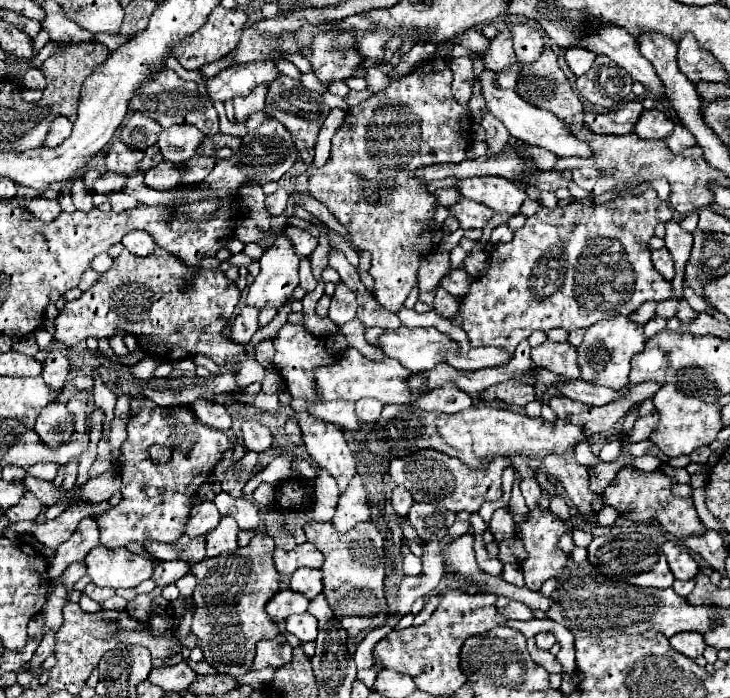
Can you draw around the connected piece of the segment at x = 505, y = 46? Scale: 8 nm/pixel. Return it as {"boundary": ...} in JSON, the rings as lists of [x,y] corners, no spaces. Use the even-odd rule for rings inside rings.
{"boundary":[[[503,30],[499,32],[493,40],[491,40],[491,50],[487,50],[487,54],[483,54],[483,64],[487,70],[503,70],[507,64],[517,62],[515,52],[513,52],[513,42],[511,42],[511,32]]]}

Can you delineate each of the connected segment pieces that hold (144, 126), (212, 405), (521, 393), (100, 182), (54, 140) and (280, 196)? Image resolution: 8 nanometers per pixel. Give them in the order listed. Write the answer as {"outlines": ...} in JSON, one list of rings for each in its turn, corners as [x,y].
{"outlines":[[[[131,114],[131,118],[127,118],[127,122],[123,124],[121,142],[133,150],[143,152],[147,146],[157,142],[161,130],[163,128],[153,118],[147,118],[145,114]]],[[[197,400],[191,404],[193,414],[199,418],[199,422],[203,422],[205,426],[217,428],[217,430],[229,430],[231,428],[231,414],[227,412],[227,408],[215,400]]],[[[501,382],[501,384],[489,386],[487,390],[483,390],[481,400],[485,400],[485,402],[503,400],[511,406],[525,408],[529,402],[535,400],[535,390],[533,390],[533,386],[527,386],[521,382]]],[[[111,170],[101,172],[101,176],[94,184],[94,192],[101,193],[111,187],[121,187],[125,183],[126,177],[123,174],[115,174]]],[[[63,116],[55,118],[53,124],[51,124],[51,130],[47,134],[47,140],[45,140],[45,146],[53,148],[53,146],[59,146],[63,140],[67,140],[71,134],[71,122]]],[[[279,188],[275,194],[267,196],[267,200],[265,200],[265,208],[267,208],[267,212],[269,212],[271,216],[279,216],[279,214],[285,212],[285,208],[287,208],[287,200],[289,200],[289,194],[287,194],[283,188]]]]}

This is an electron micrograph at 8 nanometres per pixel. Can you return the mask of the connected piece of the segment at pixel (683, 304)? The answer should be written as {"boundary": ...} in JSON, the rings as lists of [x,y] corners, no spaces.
{"boundary":[[[679,298],[679,308],[677,308],[675,318],[679,318],[679,322],[683,322],[683,324],[689,324],[697,318],[697,312],[689,306],[689,302],[685,298]]]}

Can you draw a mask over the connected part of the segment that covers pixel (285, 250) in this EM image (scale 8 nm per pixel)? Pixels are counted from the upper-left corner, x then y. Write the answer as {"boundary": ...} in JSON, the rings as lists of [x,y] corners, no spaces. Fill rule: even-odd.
{"boundary":[[[283,230],[277,232],[273,244],[265,250],[263,258],[259,260],[259,264],[261,264],[261,272],[255,278],[255,282],[251,284],[251,288],[247,292],[247,298],[245,298],[245,304],[253,306],[257,310],[263,310],[263,308],[281,308],[291,298],[293,290],[299,286],[299,276],[297,276],[299,256],[295,254],[295,250],[291,246],[291,240],[285,238]]]}

